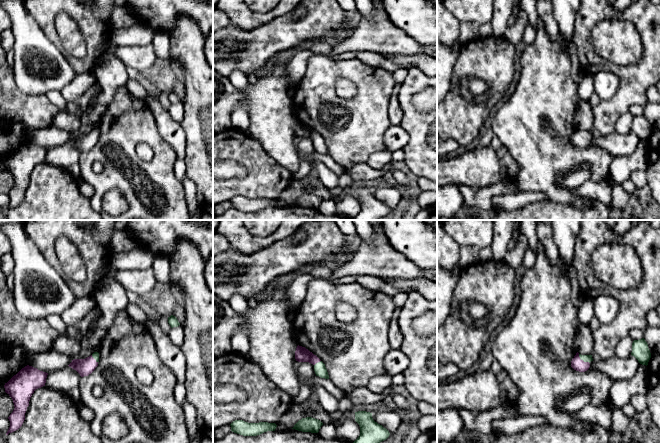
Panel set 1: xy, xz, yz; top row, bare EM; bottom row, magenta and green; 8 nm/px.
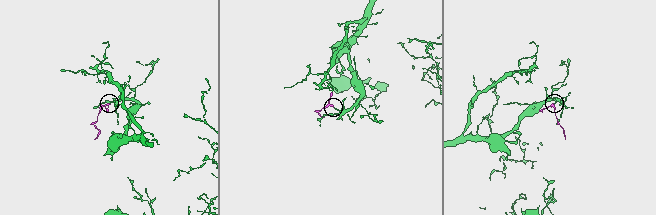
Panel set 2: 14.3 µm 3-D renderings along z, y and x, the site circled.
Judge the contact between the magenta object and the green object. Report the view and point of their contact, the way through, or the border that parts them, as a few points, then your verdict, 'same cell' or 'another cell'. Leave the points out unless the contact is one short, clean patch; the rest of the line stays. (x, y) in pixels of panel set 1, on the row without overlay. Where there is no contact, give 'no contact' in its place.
meets magenta in yz at (582, 136); runs through yz (577, 140), (582, 136), (586, 134); same cell

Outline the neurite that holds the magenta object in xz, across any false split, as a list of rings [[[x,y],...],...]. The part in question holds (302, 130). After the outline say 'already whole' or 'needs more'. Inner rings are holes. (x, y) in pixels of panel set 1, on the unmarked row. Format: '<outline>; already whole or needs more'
[[[297,122],[295,127],[295,135],[298,138],[309,138],[314,141],[314,147],[316,152],[329,155],[329,151],[325,140],[312,128],[302,122]]]; needs more

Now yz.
[[[577,128],[571,137],[571,143],[576,147],[585,148],[589,145],[591,137],[592,131],[581,131]]]; needs more

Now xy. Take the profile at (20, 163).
[[[27,141],[5,159],[5,168],[12,174],[15,183],[8,193],[10,203],[6,211],[22,202],[30,174],[36,165],[45,162],[47,151],[48,149]]]; already whole

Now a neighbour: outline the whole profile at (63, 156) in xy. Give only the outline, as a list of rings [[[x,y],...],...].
[[[67,142],[61,146],[48,149],[45,162],[63,169],[67,169],[70,165],[77,164],[80,156],[80,150]]]

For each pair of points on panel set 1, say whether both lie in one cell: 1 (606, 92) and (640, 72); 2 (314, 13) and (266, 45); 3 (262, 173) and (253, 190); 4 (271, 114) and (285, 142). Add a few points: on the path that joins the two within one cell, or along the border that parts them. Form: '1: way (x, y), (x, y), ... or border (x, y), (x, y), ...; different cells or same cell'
1: border (604, 69), (618, 78), (619, 87), (601, 100); different cells
2: way (302, 25), (297, 30), (278, 35); same cell
3: way (262, 177), (255, 186); same cell
4: way (272, 121), (278, 135); same cell

